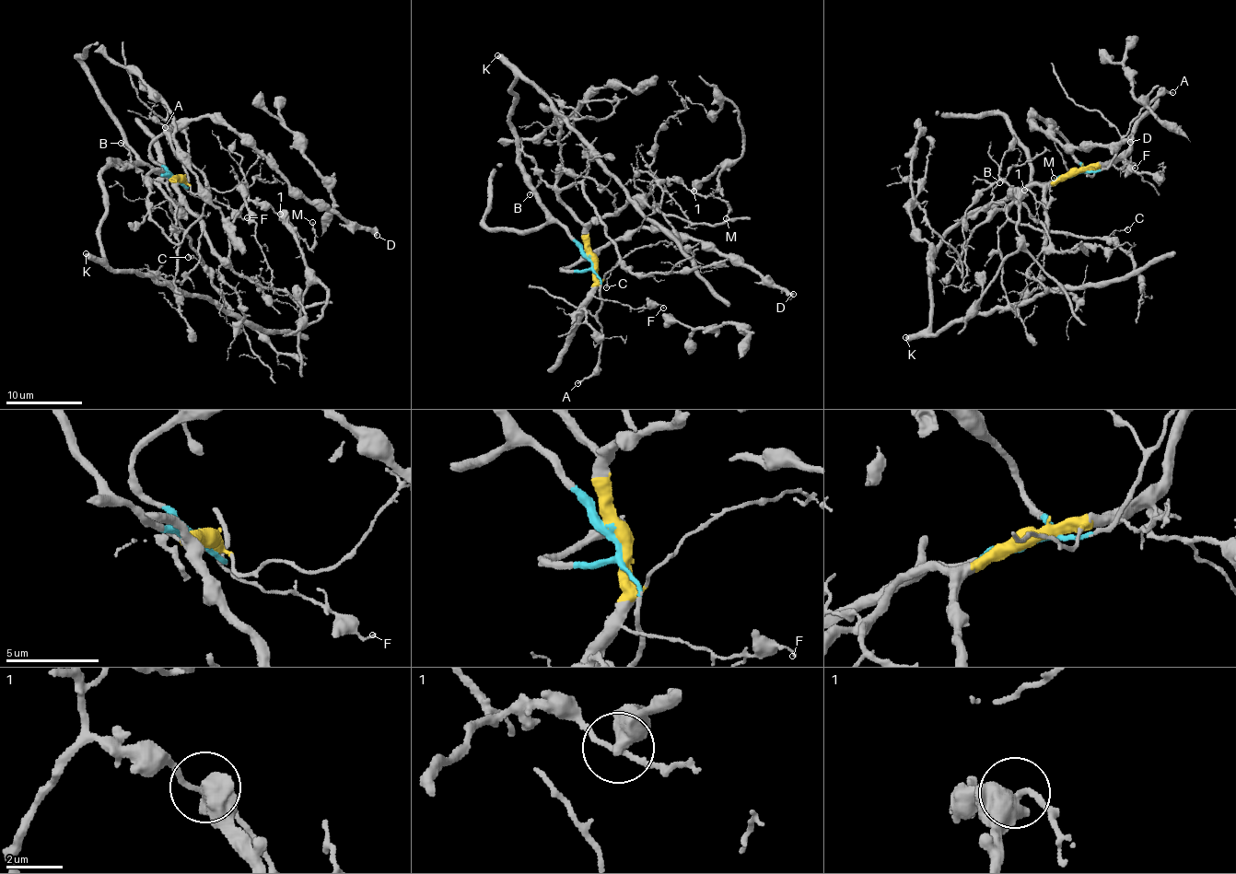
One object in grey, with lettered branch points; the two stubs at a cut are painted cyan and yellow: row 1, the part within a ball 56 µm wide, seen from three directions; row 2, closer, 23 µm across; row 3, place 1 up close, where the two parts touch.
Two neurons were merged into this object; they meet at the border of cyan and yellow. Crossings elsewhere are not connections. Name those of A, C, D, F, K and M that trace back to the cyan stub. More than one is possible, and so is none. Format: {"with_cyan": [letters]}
{"with_cyan": ["A", "D", "K"]}

